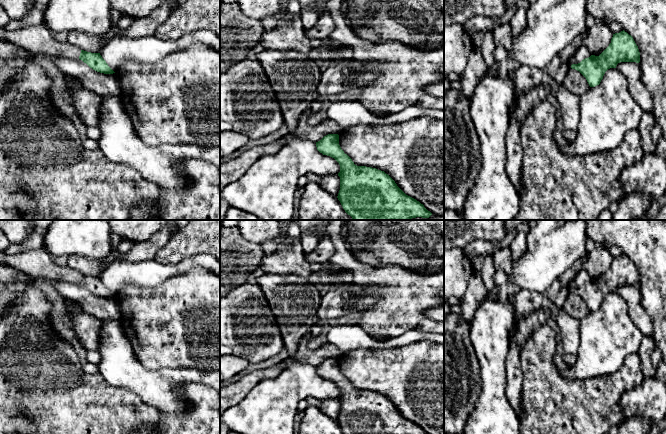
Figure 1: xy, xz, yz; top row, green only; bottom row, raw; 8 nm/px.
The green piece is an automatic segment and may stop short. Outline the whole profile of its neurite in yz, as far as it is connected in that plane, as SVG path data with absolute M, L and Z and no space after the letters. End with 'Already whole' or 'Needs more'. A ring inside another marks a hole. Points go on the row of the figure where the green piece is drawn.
M624 30L613 34L609 46L599 55L591 55L571 68L579 71L590 87L600 84L605 72L620 62L640 62L640 52L633 37Z. Already whole

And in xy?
M43 23L13 31L5 30L4 27L0 26L0 40L22 47L31 55L46 54L70 60L80 59L97 72L104 74L115 73L100 53L80 50L67 41L57 41Z. Needs more

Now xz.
M328 134L316 142L317 150L334 158L340 165L340 190L338 200L353 220L410 220L429 218L432 213L416 199L406 195L384 171L372 167L357 166L339 145L338 134Z. Already whole

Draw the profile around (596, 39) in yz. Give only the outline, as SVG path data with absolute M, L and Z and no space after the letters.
M597 21L582 34L582 45L589 50L591 55L603 52L611 43L613 34L605 23Z

